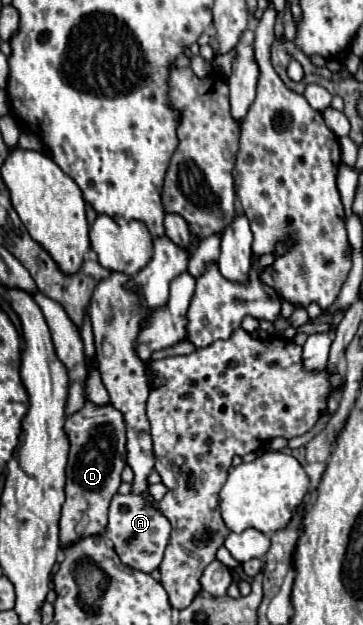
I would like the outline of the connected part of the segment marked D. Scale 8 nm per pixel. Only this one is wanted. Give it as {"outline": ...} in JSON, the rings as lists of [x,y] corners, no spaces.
{"outline":[[[86,401],[86,405],[70,415],[64,425],[68,439],[70,439],[70,455],[66,465],[66,501],[62,505],[62,519],[60,519],[60,543],[68,545],[78,541],[86,535],[98,535],[104,533],[108,523],[108,505],[112,495],[118,491],[122,479],[120,473],[126,467],[126,421],[122,421],[122,413],[114,409],[114,405],[96,405],[92,401]]]}

